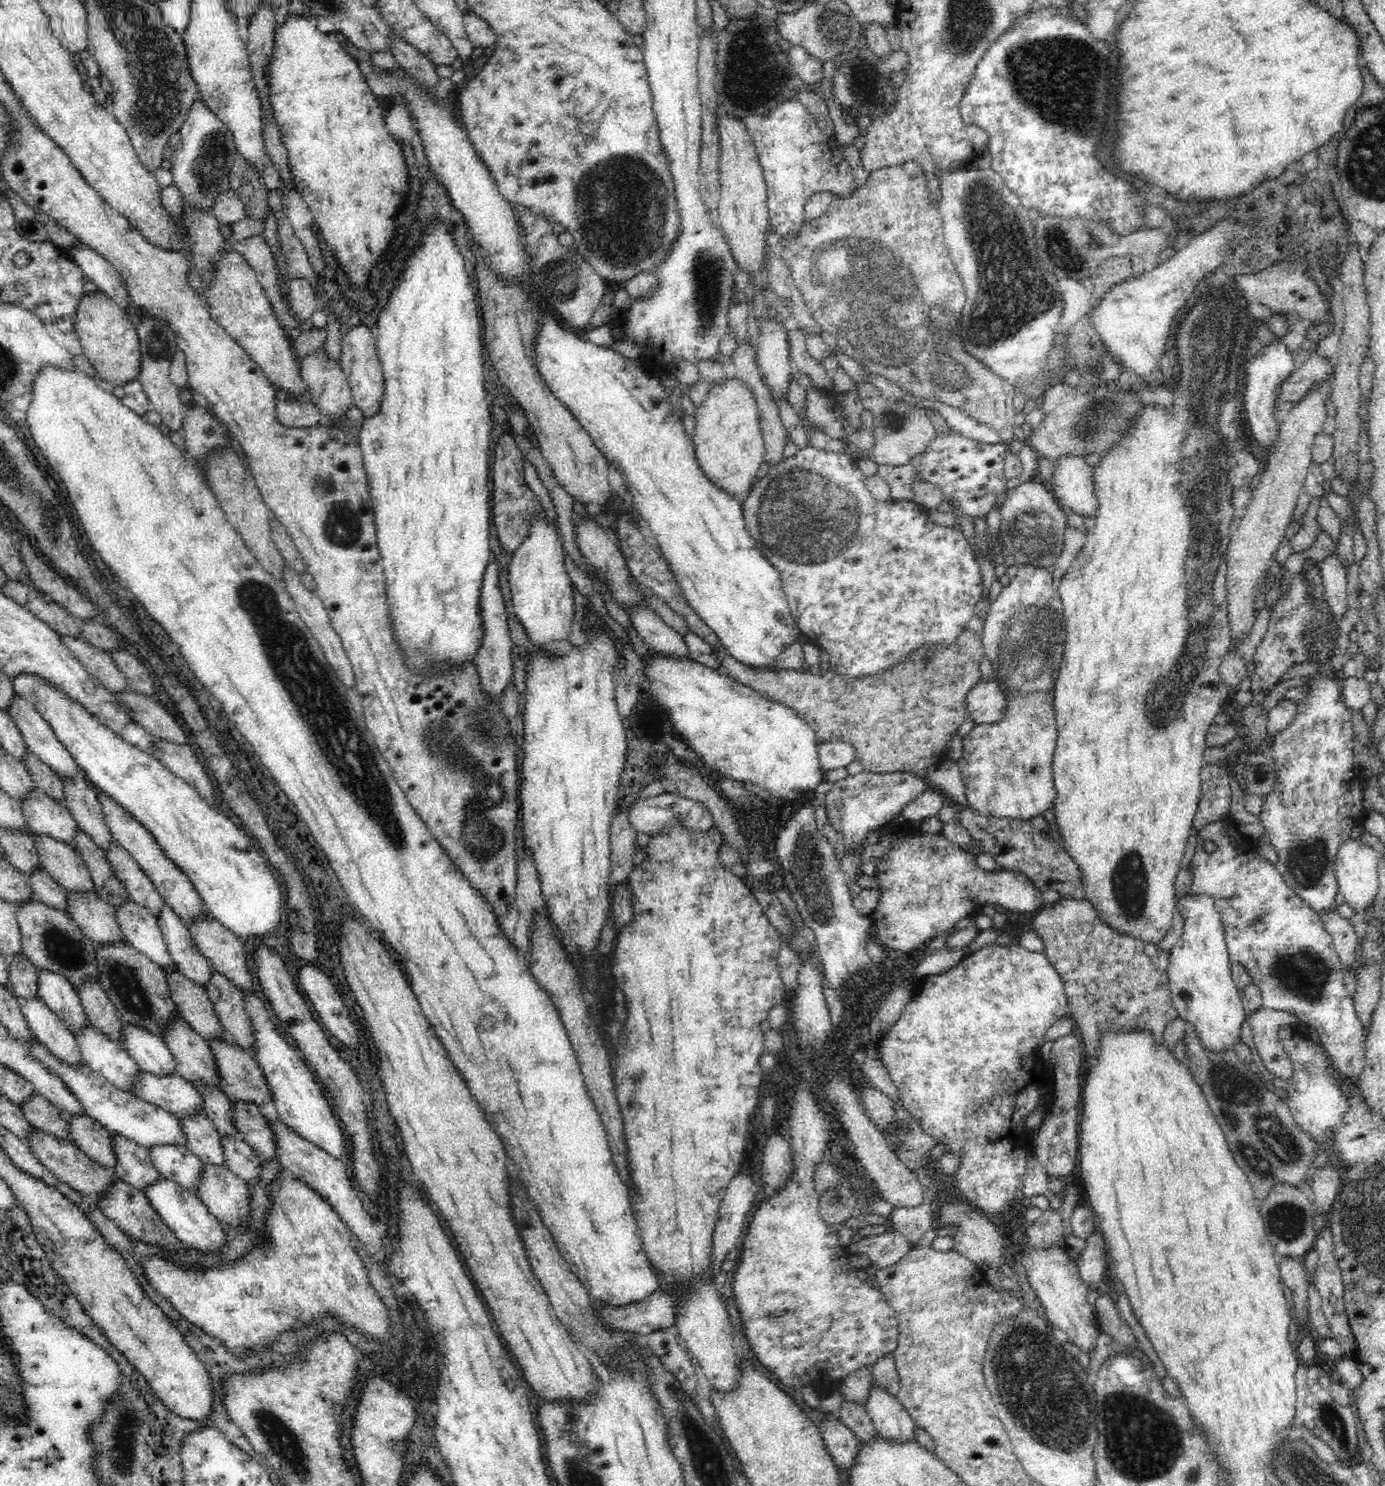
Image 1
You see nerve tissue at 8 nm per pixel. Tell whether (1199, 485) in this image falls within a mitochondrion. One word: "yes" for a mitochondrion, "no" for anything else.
yes

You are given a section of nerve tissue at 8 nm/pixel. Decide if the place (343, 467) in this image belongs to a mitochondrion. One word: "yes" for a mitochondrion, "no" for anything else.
no

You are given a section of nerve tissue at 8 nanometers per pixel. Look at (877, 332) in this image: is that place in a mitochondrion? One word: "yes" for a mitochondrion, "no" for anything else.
yes

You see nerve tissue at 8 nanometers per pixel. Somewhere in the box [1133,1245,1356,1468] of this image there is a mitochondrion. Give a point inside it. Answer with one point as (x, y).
(1330, 1419)

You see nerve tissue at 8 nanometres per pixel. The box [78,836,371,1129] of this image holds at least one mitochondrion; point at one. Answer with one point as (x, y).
(139, 998)

